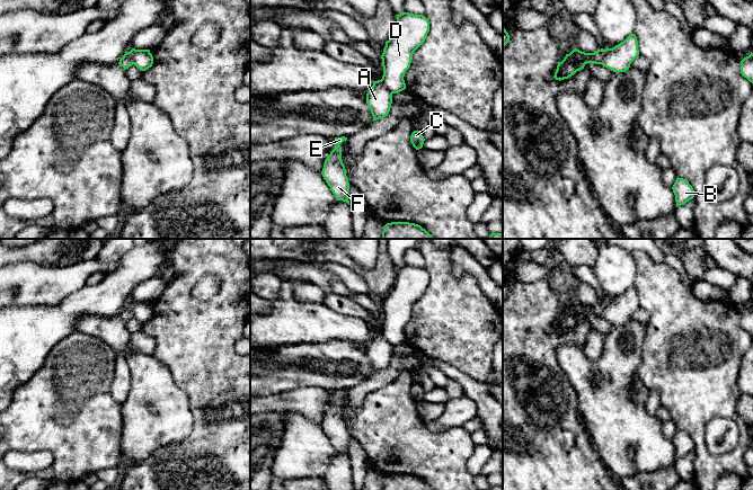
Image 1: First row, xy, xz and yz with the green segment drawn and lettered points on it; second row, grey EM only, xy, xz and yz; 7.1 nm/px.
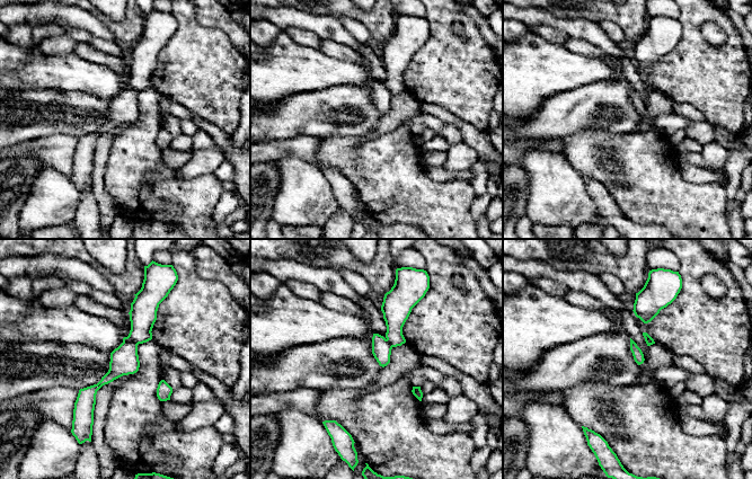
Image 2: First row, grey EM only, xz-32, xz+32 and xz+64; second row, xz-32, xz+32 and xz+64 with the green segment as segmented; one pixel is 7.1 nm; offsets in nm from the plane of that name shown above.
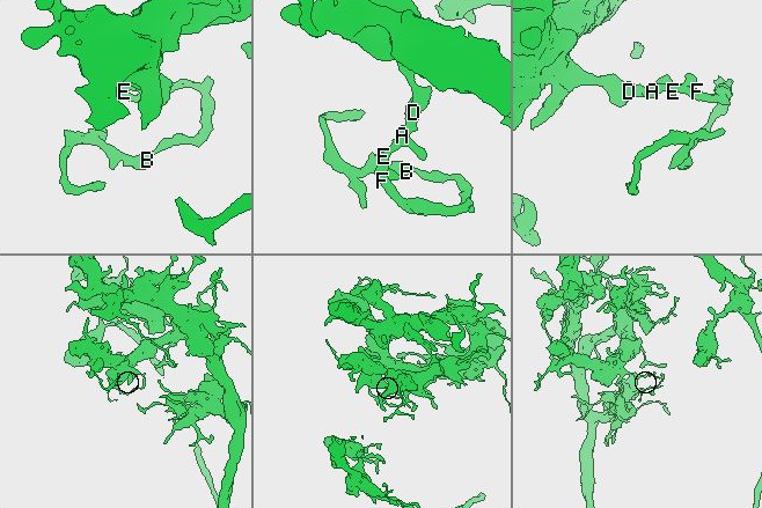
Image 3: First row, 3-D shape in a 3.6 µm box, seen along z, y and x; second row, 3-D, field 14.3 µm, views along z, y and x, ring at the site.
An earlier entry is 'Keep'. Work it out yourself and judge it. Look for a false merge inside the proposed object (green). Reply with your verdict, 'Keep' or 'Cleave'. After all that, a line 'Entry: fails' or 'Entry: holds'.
Cleave
Entry: fails

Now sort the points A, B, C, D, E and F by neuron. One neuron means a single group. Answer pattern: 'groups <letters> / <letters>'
groups A B C E F / D

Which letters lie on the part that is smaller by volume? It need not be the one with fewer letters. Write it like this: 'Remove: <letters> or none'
Remove: A, B, C, E, F

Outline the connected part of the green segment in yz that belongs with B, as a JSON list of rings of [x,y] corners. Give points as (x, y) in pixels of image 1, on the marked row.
[[[676,178],[672,189],[675,195],[676,207],[685,204],[694,197],[692,186],[683,178]]]

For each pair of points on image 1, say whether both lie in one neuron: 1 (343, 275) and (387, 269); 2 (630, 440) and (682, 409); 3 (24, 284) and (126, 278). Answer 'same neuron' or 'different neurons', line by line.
1: different neurons
2: different neurons
3: different neurons

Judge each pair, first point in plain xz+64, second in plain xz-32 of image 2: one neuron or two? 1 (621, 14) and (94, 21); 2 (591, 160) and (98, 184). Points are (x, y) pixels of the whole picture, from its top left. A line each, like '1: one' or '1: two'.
1: two
2: two

